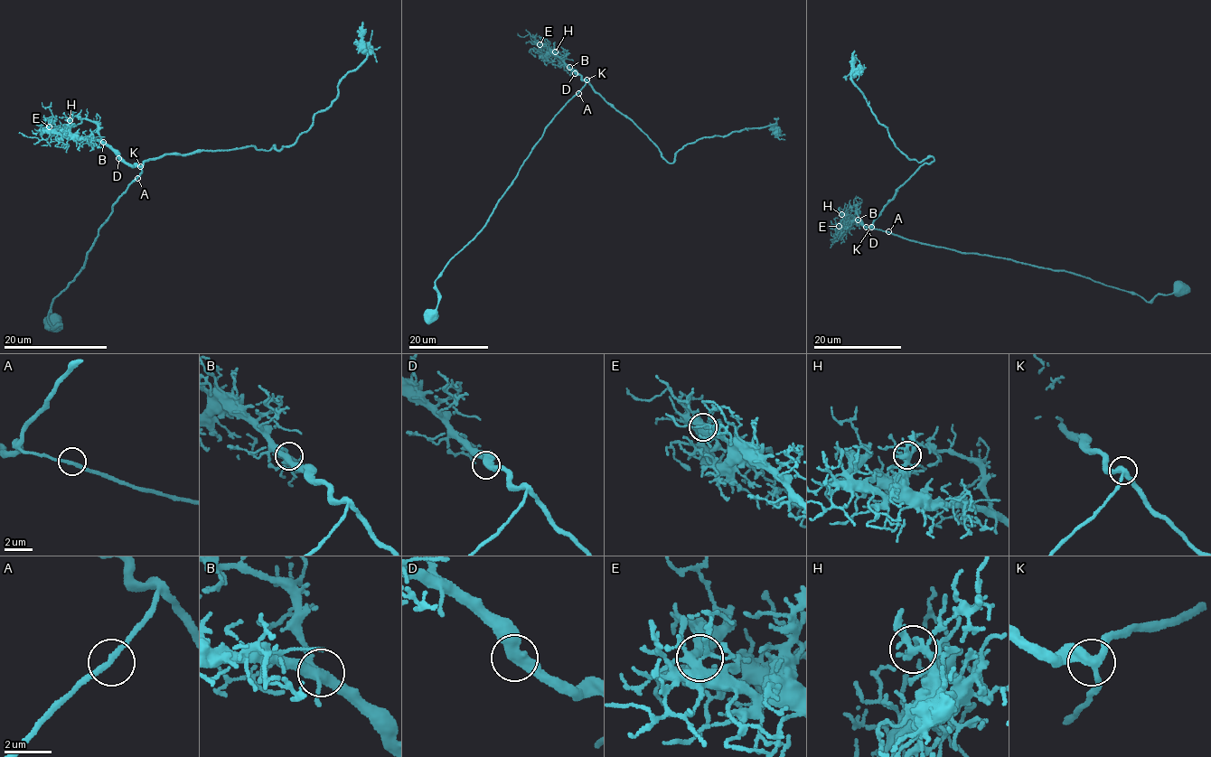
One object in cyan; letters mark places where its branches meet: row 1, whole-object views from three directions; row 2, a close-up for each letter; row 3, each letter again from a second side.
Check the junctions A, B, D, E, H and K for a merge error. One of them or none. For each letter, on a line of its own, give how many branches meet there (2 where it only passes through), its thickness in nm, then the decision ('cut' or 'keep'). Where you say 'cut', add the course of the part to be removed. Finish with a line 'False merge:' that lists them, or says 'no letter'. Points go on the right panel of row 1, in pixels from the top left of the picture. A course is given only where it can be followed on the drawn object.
A: 2 branches meet; 240 nm thick; keep
B: 4 branches meet; 360 nm thick; keep
D: 2 branches meet; 440 nm thick; keep
E: 6 branches meet; 360 nm thick; keep
H: 5 branches meet; 280 nm thick; keep
K: 3 branches meet; 360 nm thick; keep
False merge: no letter

